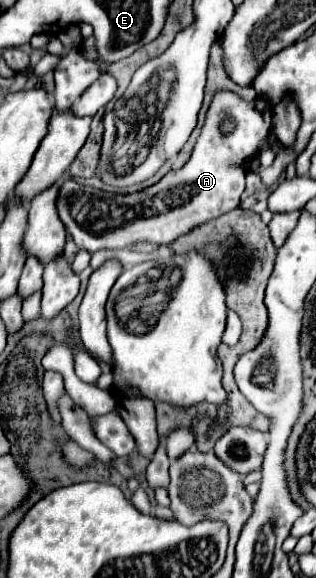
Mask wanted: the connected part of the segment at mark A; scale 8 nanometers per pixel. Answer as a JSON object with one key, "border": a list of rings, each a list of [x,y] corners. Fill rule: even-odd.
{"border":[[[220,90],[214,94],[206,112],[206,120],[196,142],[196,148],[186,166],[170,176],[164,176],[158,184],[136,194],[110,194],[90,186],[82,186],[72,178],[64,178],[56,198],[56,210],[66,226],[66,232],[74,238],[78,248],[88,252],[96,250],[120,250],[128,244],[150,240],[156,244],[168,244],[186,234],[194,226],[218,218],[240,204],[244,192],[246,170],[240,162],[252,160],[260,152],[260,142],[270,134],[272,106],[264,98],[246,102],[234,92]],[[220,114],[230,114],[238,126],[234,134],[222,136],[218,126]]]}

